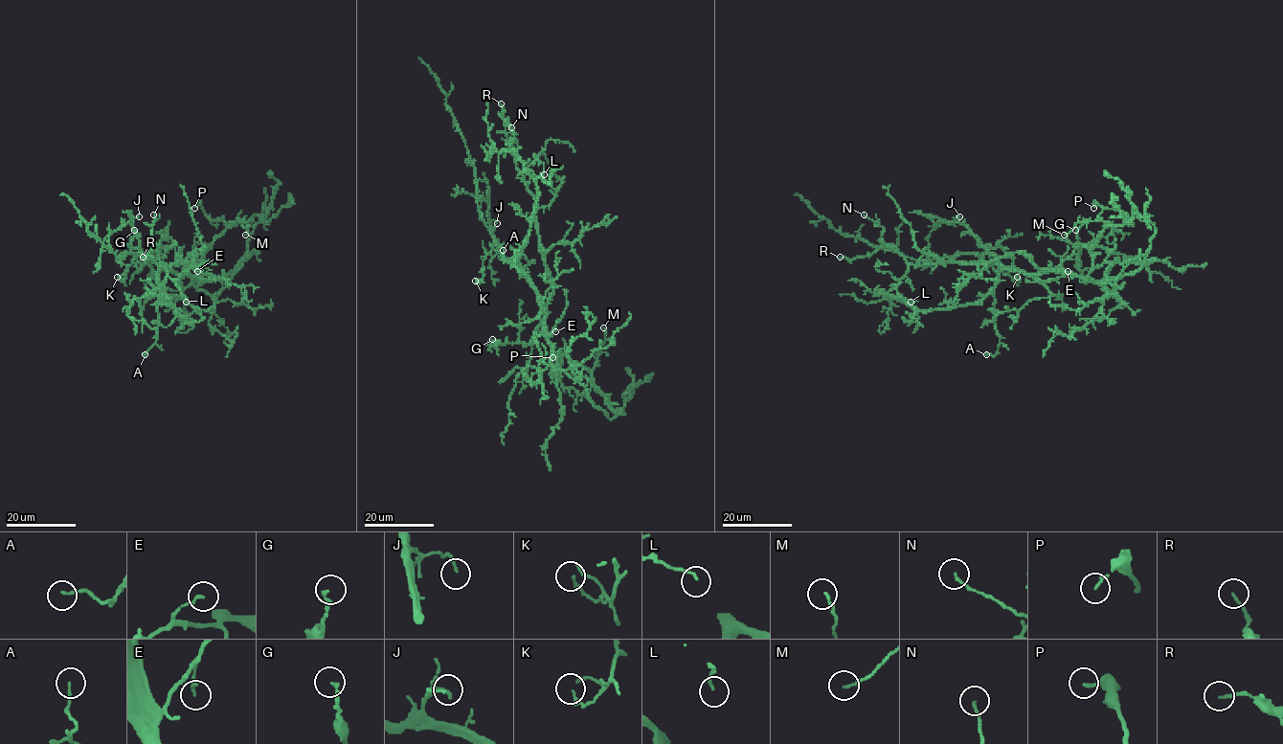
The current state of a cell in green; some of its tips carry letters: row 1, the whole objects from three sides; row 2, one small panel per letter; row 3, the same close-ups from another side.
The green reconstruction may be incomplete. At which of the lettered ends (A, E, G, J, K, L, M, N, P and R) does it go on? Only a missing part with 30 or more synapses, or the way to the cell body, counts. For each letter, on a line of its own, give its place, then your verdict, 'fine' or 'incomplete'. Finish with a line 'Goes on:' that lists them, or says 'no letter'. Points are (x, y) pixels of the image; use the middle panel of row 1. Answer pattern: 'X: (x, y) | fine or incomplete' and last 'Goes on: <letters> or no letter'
A: (503, 250) | fine
E: (555, 331) | fine
G: (492, 339) | fine
J: (497, 223) | fine
K: (475, 281) | fine
L: (544, 174) | fine
M: (603, 327) | fine
N: (511, 127) | fine
P: (552, 357) | fine
R: (501, 103) | fine
Goes on: no letter

